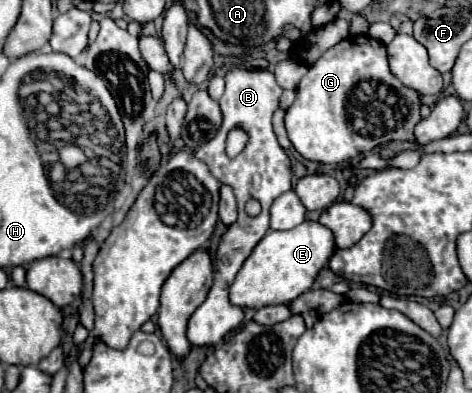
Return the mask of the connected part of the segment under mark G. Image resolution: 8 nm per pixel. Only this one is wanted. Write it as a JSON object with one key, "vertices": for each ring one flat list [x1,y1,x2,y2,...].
{"vertices":[[368,37,344,39,338,45,330,47,300,79,296,89,296,101,286,111,284,123,288,131,288,139,294,149,310,161,318,163,342,163,358,157,360,153,372,151,382,143,390,141,412,141,414,127,420,121,420,99,416,91,404,87,388,69,386,47]]}

